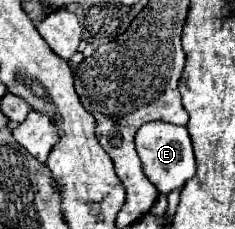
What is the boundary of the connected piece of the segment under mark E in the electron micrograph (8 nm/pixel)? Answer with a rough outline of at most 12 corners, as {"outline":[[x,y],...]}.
{"outline":[[148,122],[136,134],[144,176],[160,194],[196,172],[184,126]]}

